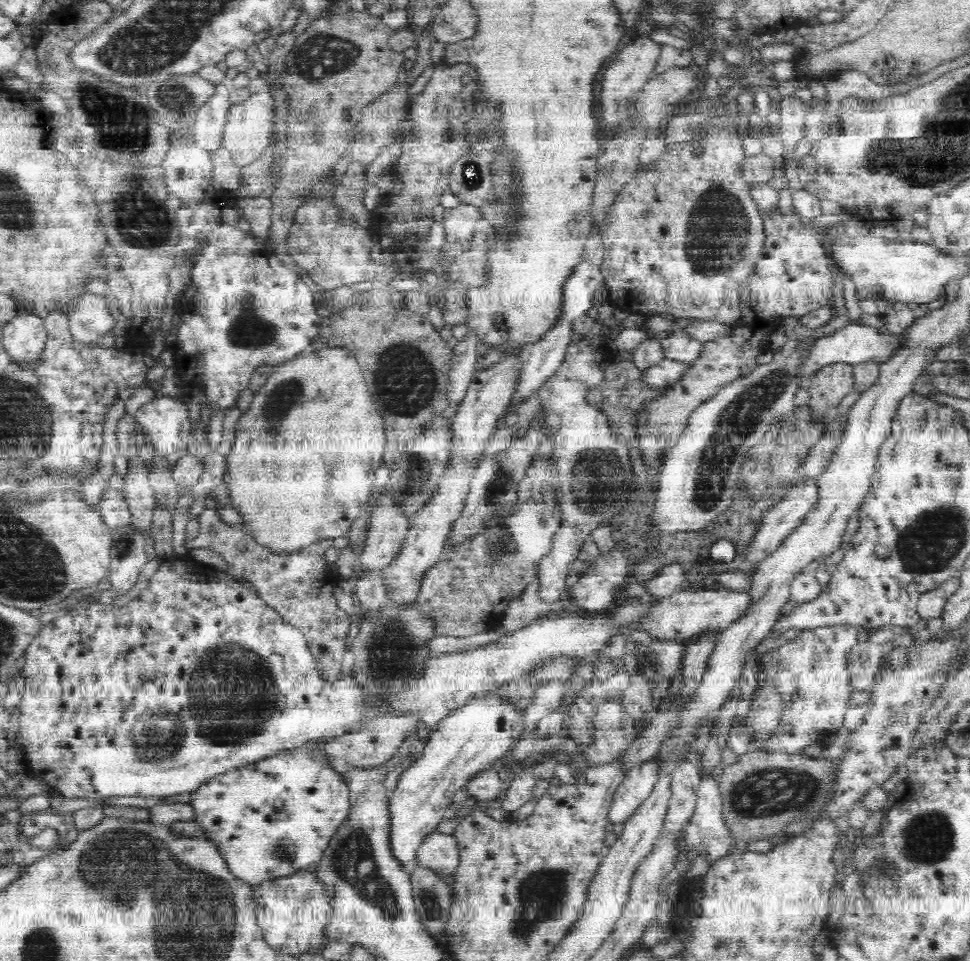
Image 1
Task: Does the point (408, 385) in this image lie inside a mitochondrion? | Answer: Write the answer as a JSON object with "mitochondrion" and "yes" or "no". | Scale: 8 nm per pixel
{"mitochondrion":"yes"}

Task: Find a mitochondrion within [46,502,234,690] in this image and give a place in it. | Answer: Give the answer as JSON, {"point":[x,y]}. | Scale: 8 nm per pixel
{"point":[125,546]}

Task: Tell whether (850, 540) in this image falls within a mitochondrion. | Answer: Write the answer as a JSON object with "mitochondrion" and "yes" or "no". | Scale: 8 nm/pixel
{"mitochondrion":"no"}

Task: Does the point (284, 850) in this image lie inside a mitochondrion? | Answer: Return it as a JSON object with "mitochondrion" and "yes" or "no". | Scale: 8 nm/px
{"mitochondrion":"yes"}

